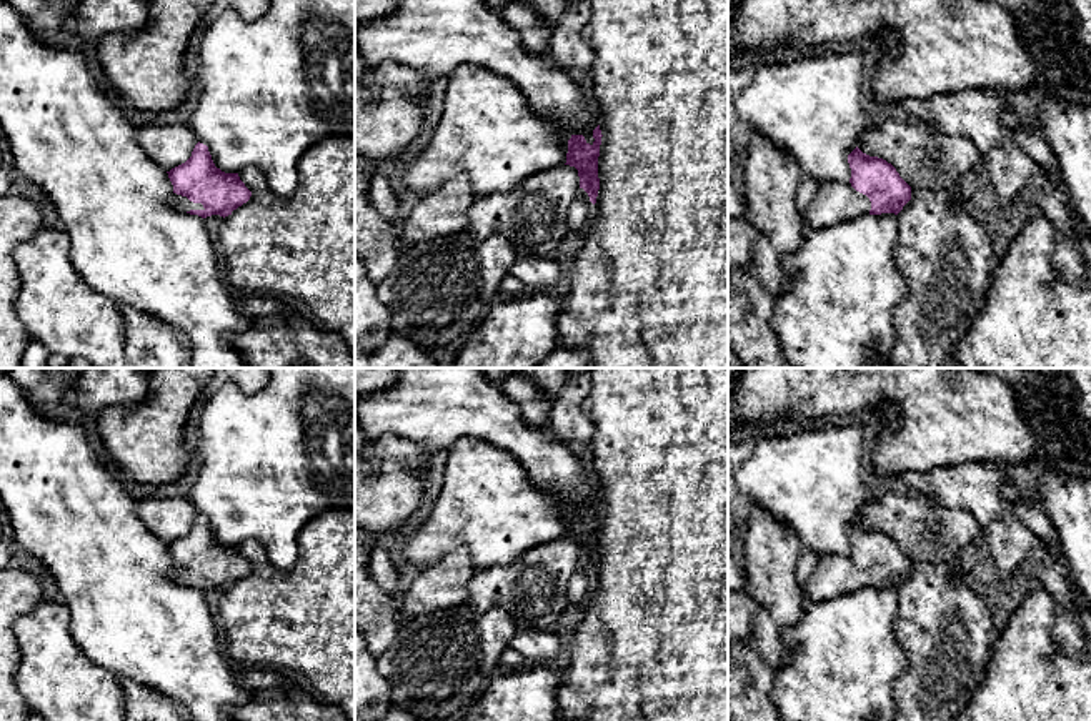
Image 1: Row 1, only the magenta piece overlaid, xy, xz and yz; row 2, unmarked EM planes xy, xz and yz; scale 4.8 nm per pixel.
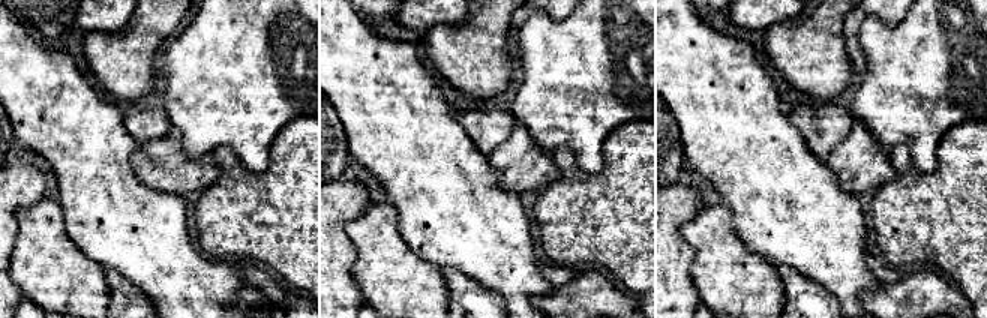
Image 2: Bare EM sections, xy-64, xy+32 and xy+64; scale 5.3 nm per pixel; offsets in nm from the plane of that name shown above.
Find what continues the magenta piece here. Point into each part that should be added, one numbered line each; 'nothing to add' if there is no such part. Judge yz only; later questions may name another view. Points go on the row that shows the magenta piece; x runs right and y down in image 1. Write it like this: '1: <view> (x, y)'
nothing to add

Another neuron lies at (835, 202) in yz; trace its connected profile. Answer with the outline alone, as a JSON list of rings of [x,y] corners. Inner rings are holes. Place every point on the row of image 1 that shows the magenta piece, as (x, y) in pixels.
[[[823,181],[803,215],[805,235],[869,213],[871,201],[849,181]]]

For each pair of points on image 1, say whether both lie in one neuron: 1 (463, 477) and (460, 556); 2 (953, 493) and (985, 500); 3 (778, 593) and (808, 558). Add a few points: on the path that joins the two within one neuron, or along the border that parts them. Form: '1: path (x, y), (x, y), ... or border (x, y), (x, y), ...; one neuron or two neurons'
1: border (425, 566), (458, 548), (465, 548), (477, 570); two neurons
2: path (961, 493), (976, 493); one neuron
3: border (802, 551), (795, 568), (795, 580), (802, 588); two neurons

